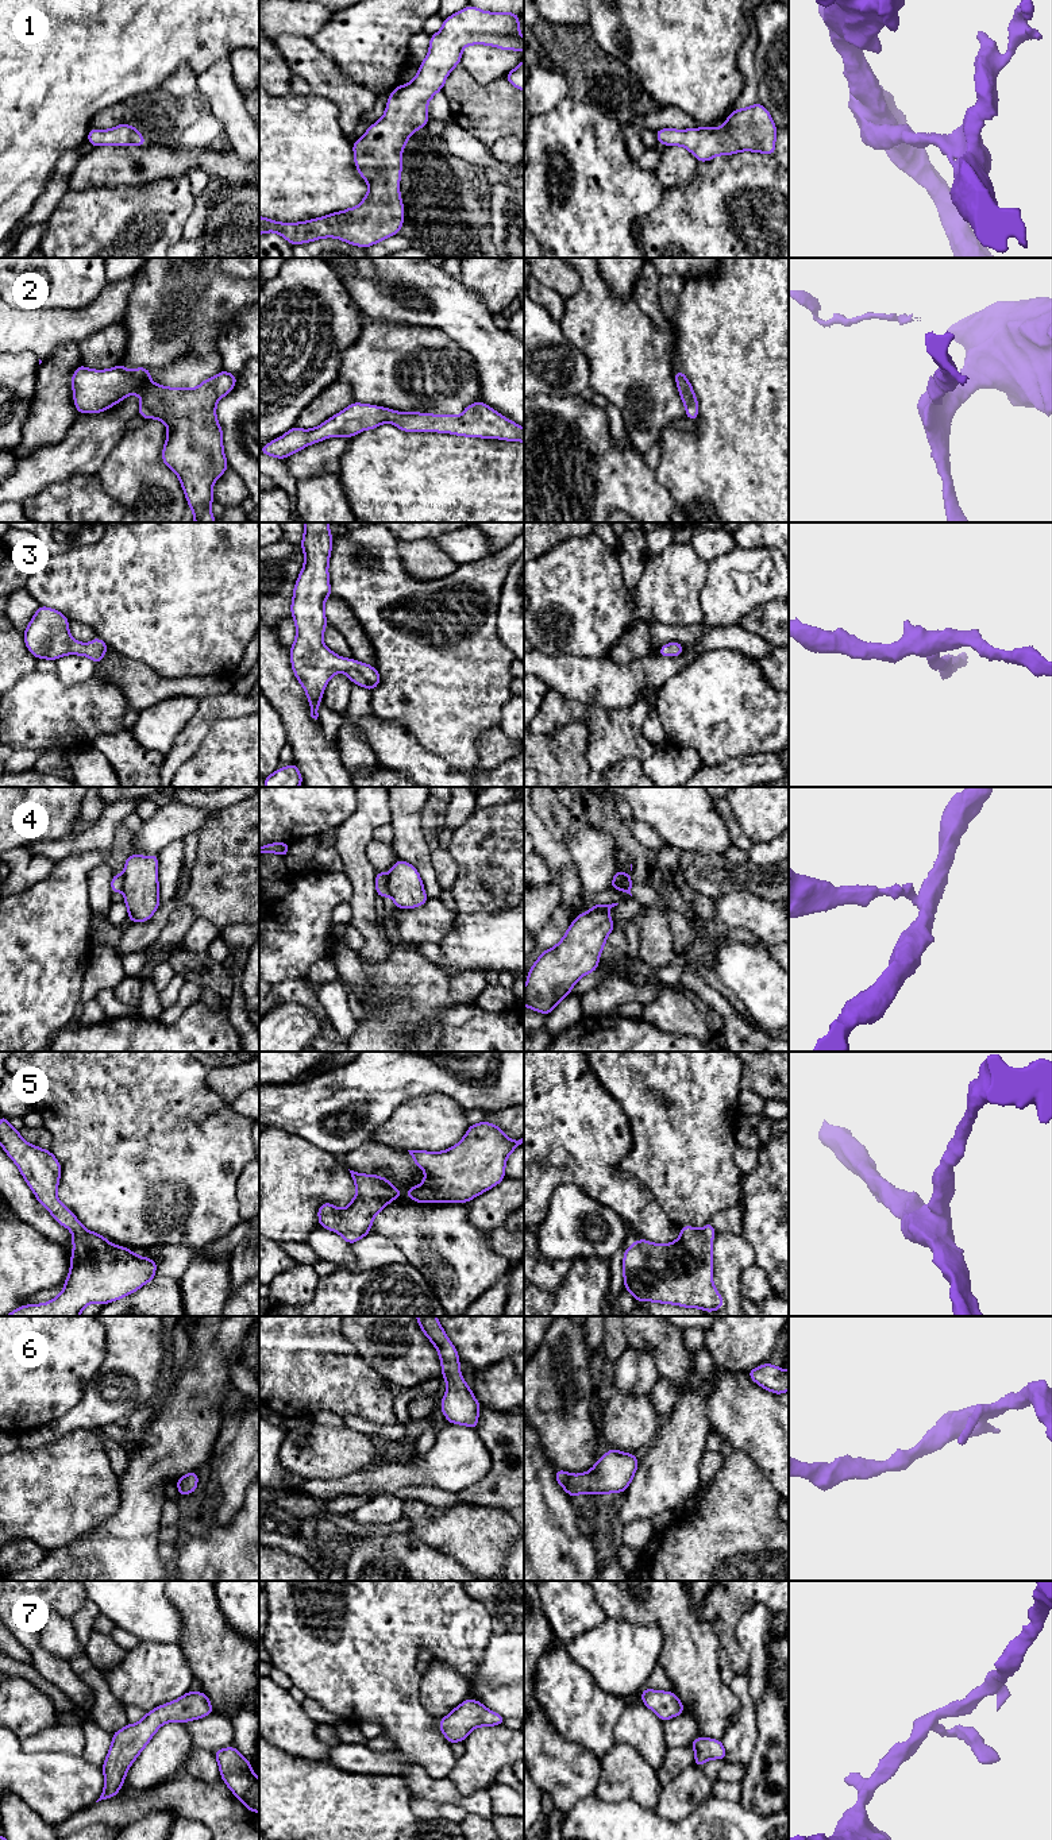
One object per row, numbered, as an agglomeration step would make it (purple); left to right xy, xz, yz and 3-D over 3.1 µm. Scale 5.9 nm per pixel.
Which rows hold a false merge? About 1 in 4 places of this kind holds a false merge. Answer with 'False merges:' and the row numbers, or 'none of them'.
False merges: 4

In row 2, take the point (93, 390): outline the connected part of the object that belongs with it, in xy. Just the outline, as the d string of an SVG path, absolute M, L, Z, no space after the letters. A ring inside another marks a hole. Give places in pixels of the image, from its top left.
M122 363L108 370L92 370L80 364L72 377L73 398L78 413L101 413L127 396L140 397L139 416L157 418L166 424L167 437L162 450L162 462L180 479L194 522L215 522L211 512L212 487L228 468L223 450L223 431L216 418L216 404L236 385L236 375L221 370L213 378L203 381L196 389L166 387L155 385L150 370L138 367L128 371Z

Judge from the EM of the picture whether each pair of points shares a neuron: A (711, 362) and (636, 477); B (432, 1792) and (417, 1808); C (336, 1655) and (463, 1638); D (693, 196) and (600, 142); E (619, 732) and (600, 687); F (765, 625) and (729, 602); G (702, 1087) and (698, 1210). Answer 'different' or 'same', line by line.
A: different
B: different
C: same
D: different
E: different
F: different
G: same

